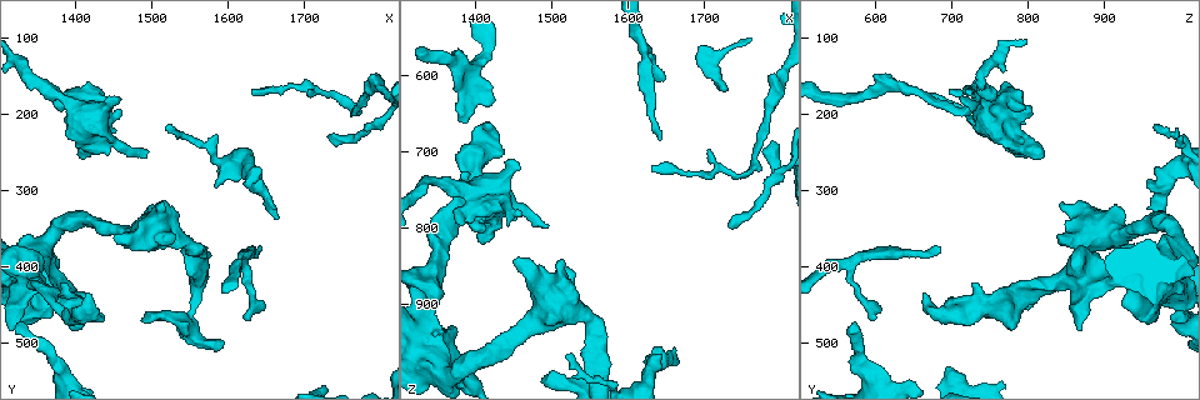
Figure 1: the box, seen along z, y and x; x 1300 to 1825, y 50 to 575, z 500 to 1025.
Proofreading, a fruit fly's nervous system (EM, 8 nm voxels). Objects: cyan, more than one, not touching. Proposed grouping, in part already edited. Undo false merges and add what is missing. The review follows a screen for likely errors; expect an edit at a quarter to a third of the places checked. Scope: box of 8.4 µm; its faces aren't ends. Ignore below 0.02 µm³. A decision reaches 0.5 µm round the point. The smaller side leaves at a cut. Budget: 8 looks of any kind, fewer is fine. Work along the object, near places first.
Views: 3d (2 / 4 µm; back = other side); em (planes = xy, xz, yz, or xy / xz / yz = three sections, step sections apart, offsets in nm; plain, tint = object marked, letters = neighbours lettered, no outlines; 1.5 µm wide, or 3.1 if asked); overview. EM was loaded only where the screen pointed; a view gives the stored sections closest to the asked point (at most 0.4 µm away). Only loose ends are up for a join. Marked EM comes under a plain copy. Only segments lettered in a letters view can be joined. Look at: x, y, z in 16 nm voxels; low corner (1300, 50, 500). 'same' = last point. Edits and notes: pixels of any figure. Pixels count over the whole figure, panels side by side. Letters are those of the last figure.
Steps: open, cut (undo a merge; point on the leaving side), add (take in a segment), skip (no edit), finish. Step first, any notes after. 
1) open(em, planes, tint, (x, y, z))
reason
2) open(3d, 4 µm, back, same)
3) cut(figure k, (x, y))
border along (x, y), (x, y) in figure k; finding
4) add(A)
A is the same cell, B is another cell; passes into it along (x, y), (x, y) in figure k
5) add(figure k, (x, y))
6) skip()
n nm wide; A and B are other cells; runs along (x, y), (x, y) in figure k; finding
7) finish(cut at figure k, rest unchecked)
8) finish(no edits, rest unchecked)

open(em, planes, letters, (1765, 190, 725))
sharp bend

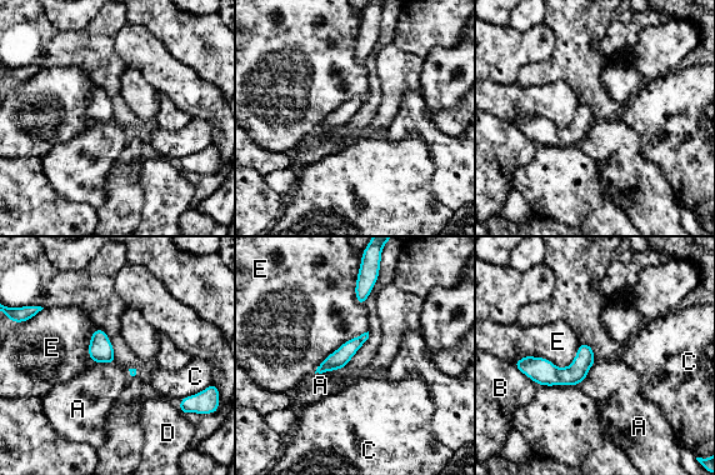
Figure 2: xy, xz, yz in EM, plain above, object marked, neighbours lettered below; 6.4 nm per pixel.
skip()
E touches over 460 nm; A, B, C, D and E are other cells; border along (341, 368), (315, 374) in figure 2; all the same cell

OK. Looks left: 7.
open(em, planes, letters, (1630, 170, 720))
thin end

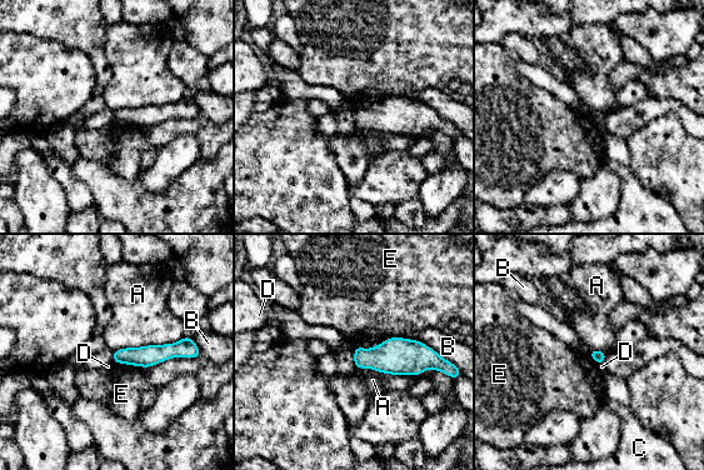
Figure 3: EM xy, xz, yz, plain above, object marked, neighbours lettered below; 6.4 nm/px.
skip()
80 nm wide; A, B, C, D and E are other cells; border along (184, 335), (171, 343), (114, 350) in figure 3; no lettered segment goes on from it

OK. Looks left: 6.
open(3d, 2 µm, (1520, 210, 970))
branch stops here

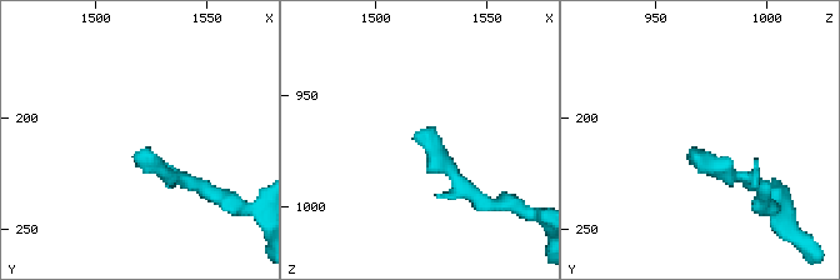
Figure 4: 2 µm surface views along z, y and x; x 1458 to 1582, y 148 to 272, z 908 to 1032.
open(em, planes, letters, (1521, 214, 966))
now the EM

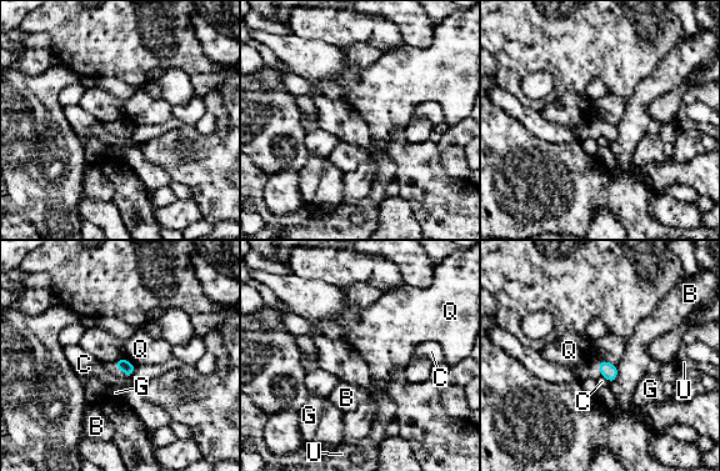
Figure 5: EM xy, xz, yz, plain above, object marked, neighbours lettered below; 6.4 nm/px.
skip()
B, C, G, Q and U are other cells; border along (123, 357), (135, 366) in figure 5; none of them fits

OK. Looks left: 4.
open(em, planes, letters, (1345, 405, 880))
abrupt turn

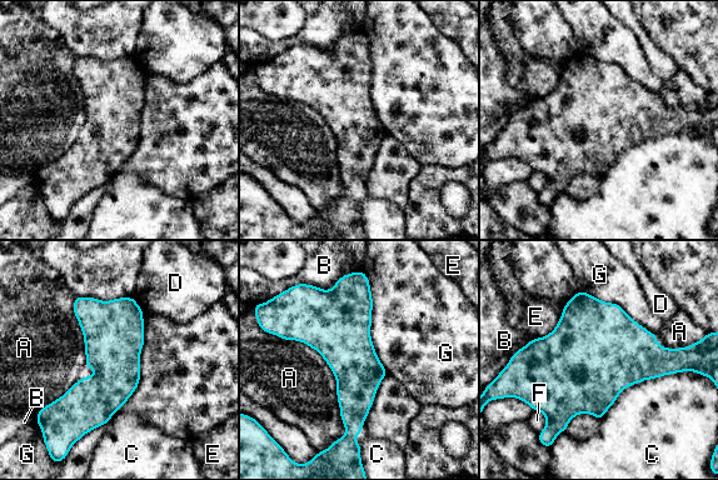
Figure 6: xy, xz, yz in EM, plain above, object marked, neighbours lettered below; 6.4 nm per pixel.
skip()
340 nm wide; A, B, C, D, E, F and G are other cells; border along (373, 298), (385, 376), (364, 421) in figure 6; all the same cell

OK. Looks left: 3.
finish(no edits, rest unchecked)

